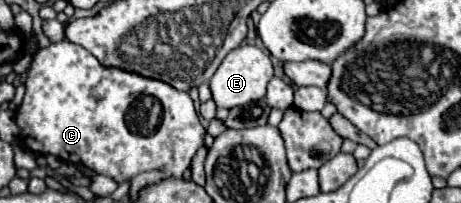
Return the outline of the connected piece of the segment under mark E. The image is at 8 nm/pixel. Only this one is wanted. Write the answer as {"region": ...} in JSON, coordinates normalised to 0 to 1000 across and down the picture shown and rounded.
{"region":[[[529,217],[521,236],[508,236],[486,305],[477,315],[477,335],[469,345],[469,365],[456,394],[456,443],[460,443],[460,483],[469,502],[469,522],[477,532],[508,532],[508,522],[529,522],[538,502],[564,493],[577,473],[577,414],[581,394],[594,374],[590,355],[590,305],[586,276],[542,217]]]}

